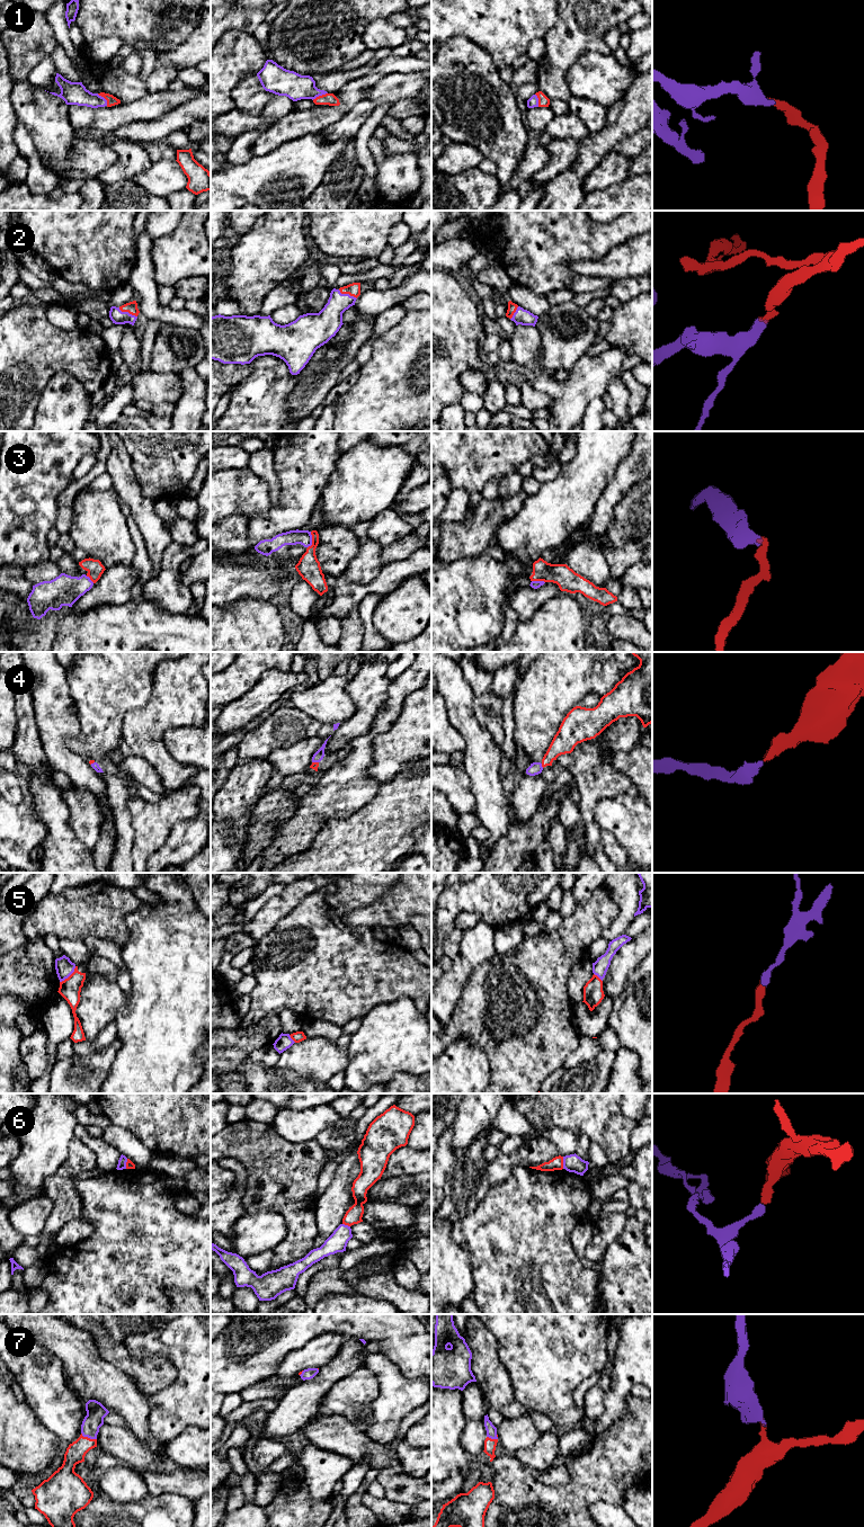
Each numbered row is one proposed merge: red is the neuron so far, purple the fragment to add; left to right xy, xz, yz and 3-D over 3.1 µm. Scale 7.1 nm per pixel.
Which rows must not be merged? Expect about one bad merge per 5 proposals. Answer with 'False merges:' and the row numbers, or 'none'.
False merges: 3, 5, 6

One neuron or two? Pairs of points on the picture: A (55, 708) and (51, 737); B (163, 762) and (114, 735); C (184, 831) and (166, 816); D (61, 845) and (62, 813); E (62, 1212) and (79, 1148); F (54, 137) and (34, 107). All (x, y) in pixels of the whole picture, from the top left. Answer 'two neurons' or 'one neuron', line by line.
A: one neuron
B: two neurons
C: two neurons
D: one neuron
E: one neuron
F: one neuron

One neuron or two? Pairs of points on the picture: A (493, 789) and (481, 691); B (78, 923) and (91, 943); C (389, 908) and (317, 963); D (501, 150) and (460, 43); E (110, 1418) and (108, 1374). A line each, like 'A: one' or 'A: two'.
A: two
B: two
C: two
D: one
E: two

